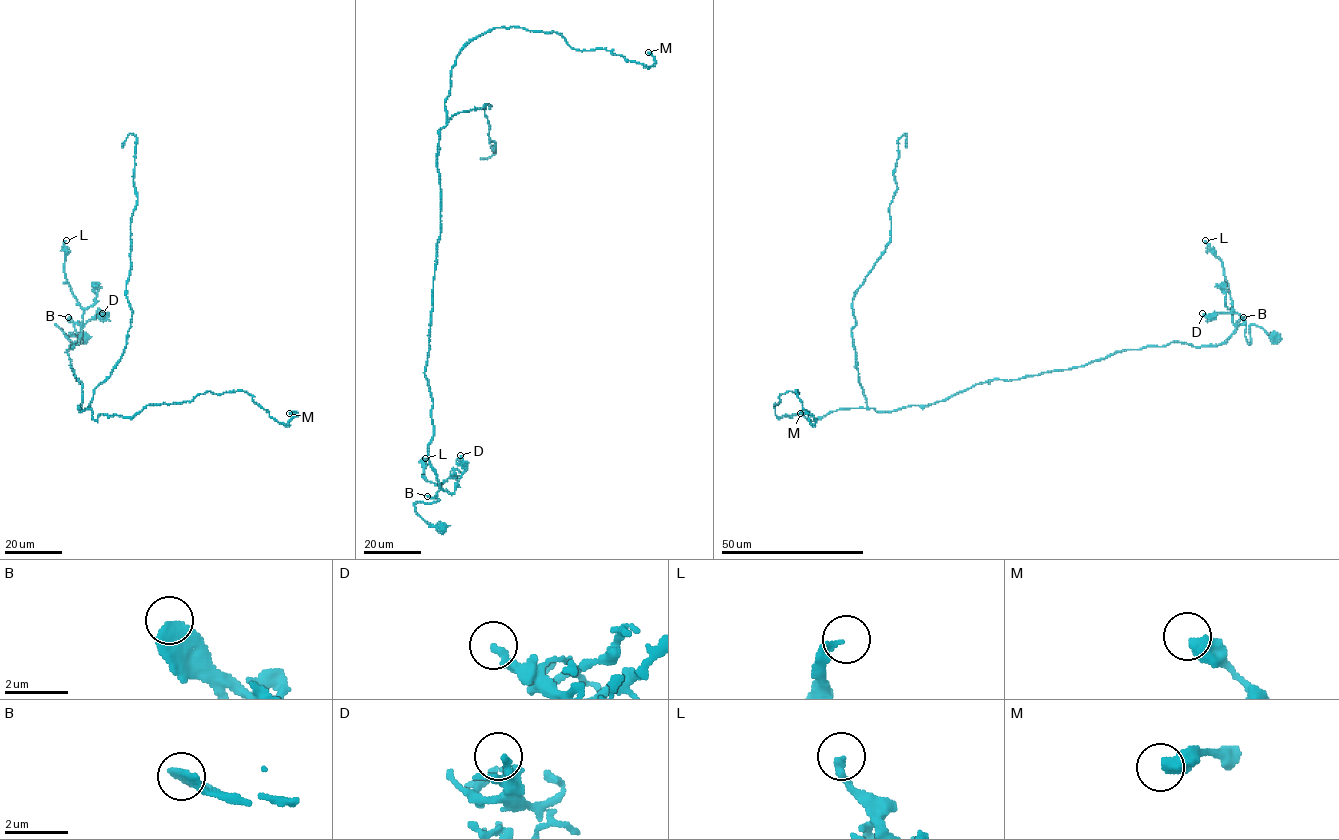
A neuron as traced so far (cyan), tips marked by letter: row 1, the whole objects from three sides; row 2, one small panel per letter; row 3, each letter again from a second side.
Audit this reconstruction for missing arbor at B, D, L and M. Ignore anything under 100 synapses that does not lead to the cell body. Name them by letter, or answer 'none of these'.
none of these

